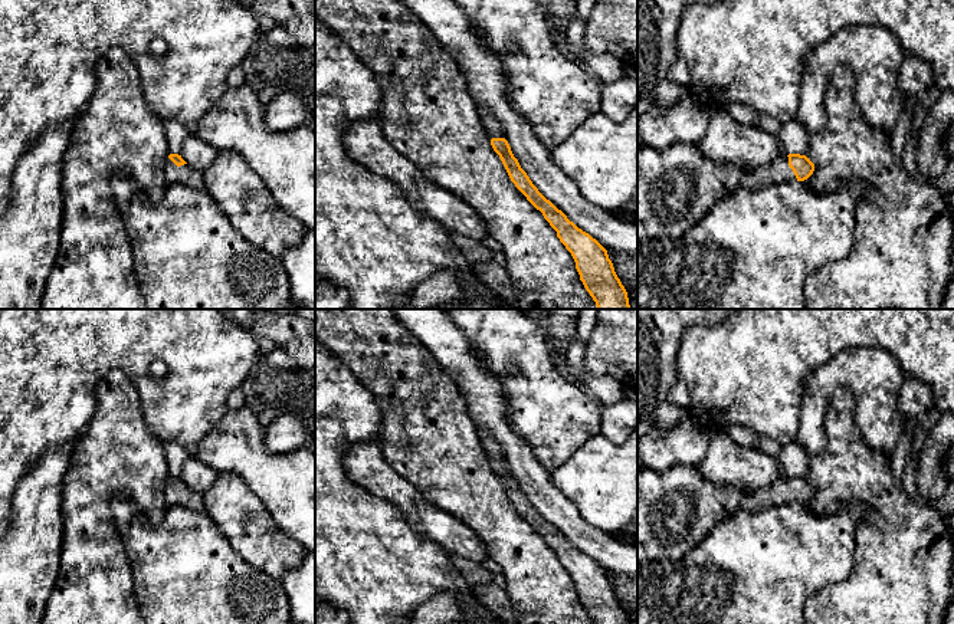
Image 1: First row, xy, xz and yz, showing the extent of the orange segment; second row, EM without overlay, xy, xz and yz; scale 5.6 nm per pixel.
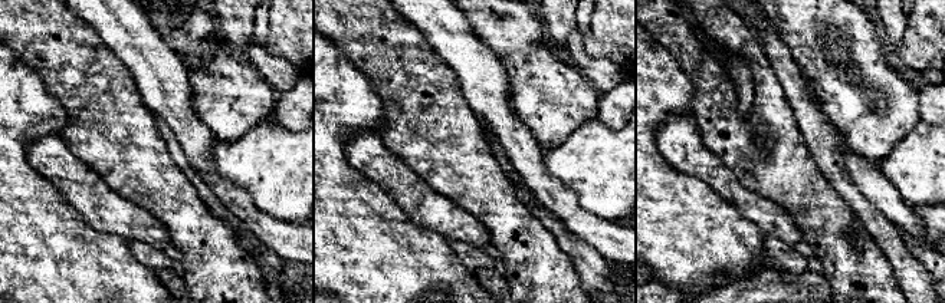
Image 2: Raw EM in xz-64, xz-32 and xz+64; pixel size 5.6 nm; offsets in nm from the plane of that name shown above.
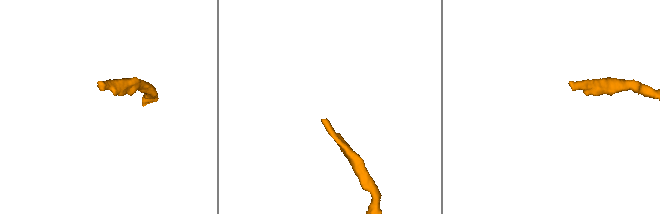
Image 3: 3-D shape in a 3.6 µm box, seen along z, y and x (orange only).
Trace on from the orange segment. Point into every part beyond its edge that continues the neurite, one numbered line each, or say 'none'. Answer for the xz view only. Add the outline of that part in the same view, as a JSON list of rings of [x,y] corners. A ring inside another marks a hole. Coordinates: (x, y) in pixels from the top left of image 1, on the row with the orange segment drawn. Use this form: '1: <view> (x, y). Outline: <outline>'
1: xz (494, 128). Outline: [[[478,105],[478,109],[489,138],[504,138],[504,128],[498,122],[496,116],[482,105]]]

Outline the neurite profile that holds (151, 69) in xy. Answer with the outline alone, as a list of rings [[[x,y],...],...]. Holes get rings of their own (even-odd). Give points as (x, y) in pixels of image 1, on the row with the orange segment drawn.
[[[0,0],[0,214],[9,207],[12,178],[19,160],[37,142],[42,134],[76,121],[95,91],[96,66],[109,49],[121,47],[132,59],[138,69],[147,106],[154,115],[164,122],[177,121],[191,127],[227,91],[227,75],[242,63],[260,33],[262,20],[235,0]],[[155,37],[161,37],[168,46],[164,58],[155,58],[150,52],[148,45]]]

